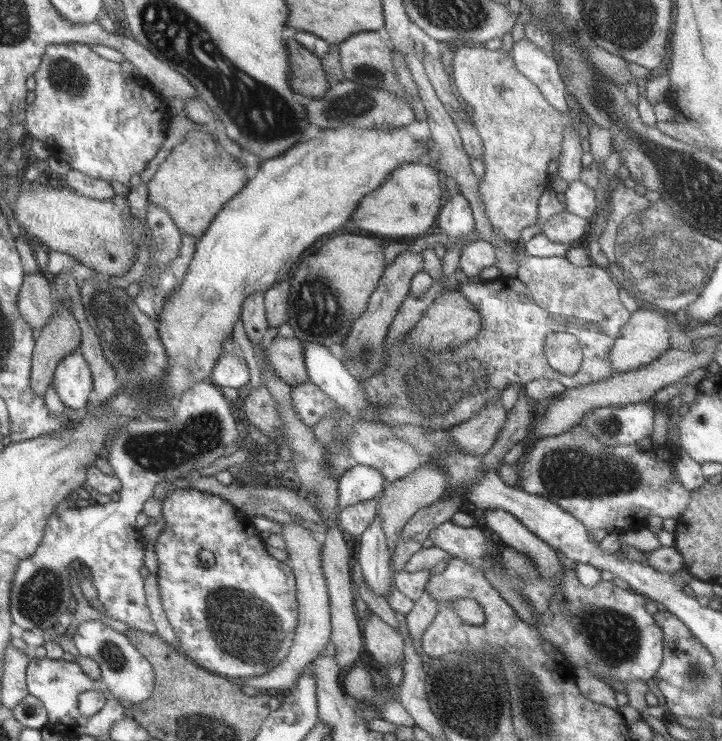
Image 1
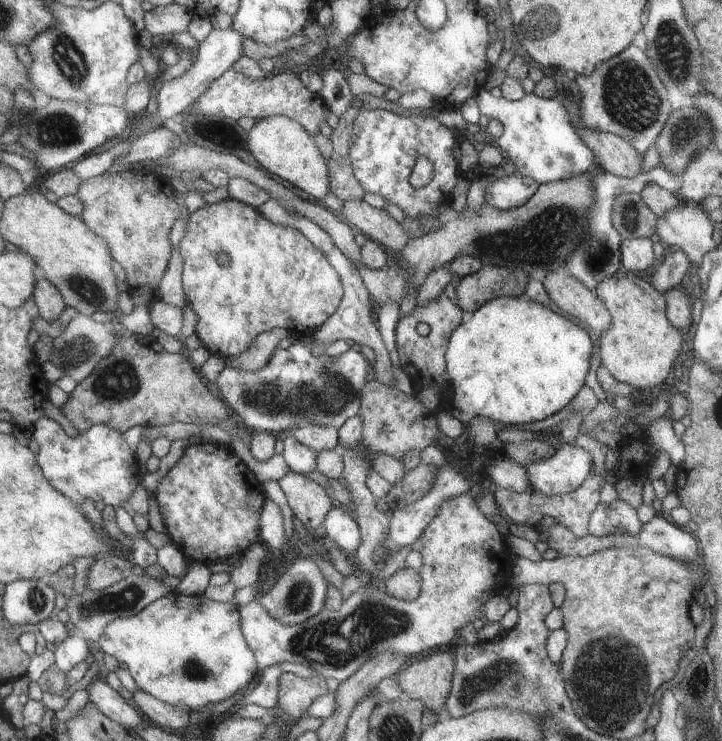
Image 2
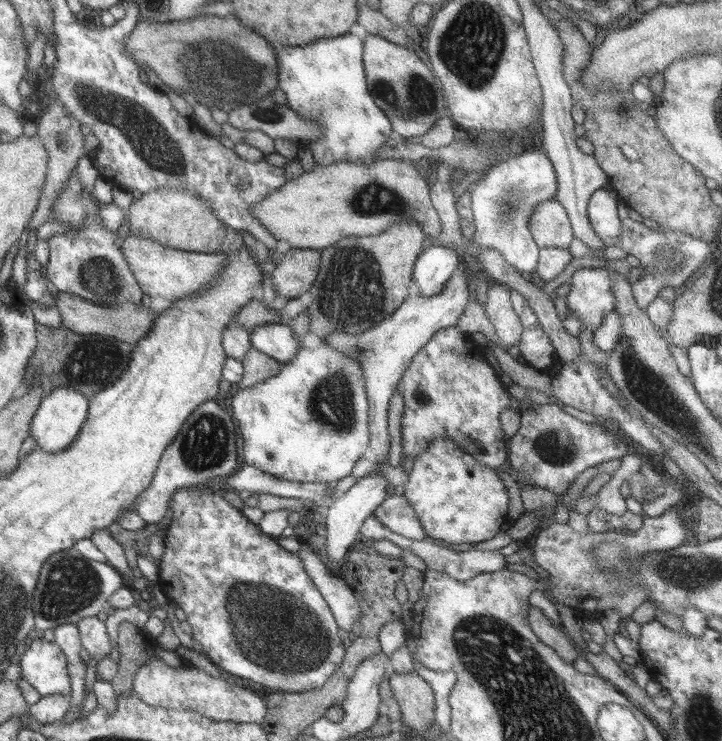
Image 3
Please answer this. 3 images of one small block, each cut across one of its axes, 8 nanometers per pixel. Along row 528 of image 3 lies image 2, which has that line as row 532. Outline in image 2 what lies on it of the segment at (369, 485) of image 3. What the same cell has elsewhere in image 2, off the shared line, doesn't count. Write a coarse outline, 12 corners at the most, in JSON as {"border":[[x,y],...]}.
{"border":[[333,507],[325,516],[330,546],[346,552],[360,546],[361,532],[349,511]]}

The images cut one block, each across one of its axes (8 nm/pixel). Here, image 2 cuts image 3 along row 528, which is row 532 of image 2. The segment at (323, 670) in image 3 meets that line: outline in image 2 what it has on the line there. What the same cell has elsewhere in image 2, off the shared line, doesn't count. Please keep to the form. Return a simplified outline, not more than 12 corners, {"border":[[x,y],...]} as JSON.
{"border":[[217,433],[155,497],[189,562],[259,541],[263,484]]}

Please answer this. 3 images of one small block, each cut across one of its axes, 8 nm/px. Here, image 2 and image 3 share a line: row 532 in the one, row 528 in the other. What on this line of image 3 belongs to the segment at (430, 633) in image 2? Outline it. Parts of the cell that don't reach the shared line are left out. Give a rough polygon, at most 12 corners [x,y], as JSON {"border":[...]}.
{"border":[[454,439],[414,459],[403,495],[427,537],[476,544],[510,496]]}

